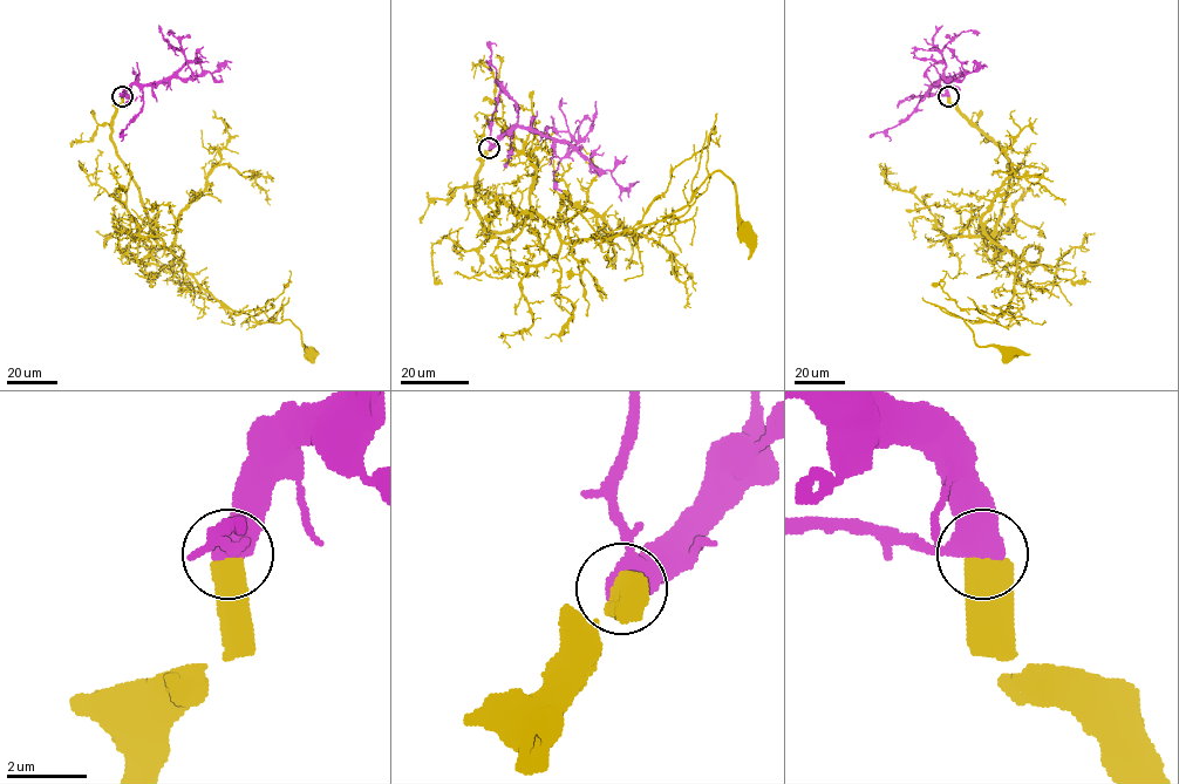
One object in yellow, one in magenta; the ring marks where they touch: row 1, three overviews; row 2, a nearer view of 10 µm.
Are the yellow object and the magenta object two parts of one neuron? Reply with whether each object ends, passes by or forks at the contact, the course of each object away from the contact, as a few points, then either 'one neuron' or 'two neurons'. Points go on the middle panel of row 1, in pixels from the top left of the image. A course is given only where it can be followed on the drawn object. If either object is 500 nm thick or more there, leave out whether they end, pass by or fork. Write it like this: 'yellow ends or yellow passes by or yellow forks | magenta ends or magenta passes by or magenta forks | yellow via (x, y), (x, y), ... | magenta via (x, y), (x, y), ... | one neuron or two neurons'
yellow via (489, 148), (475, 209), (493, 231), (535, 213), (566, 241), (613, 238), (681, 210), (720, 170), (745, 232) | magenta via (489, 148), (517, 127), (538, 130), (571, 145), (576, 142), (573, 140), (553, 174), (554, 185), (561, 191) | one neuron

